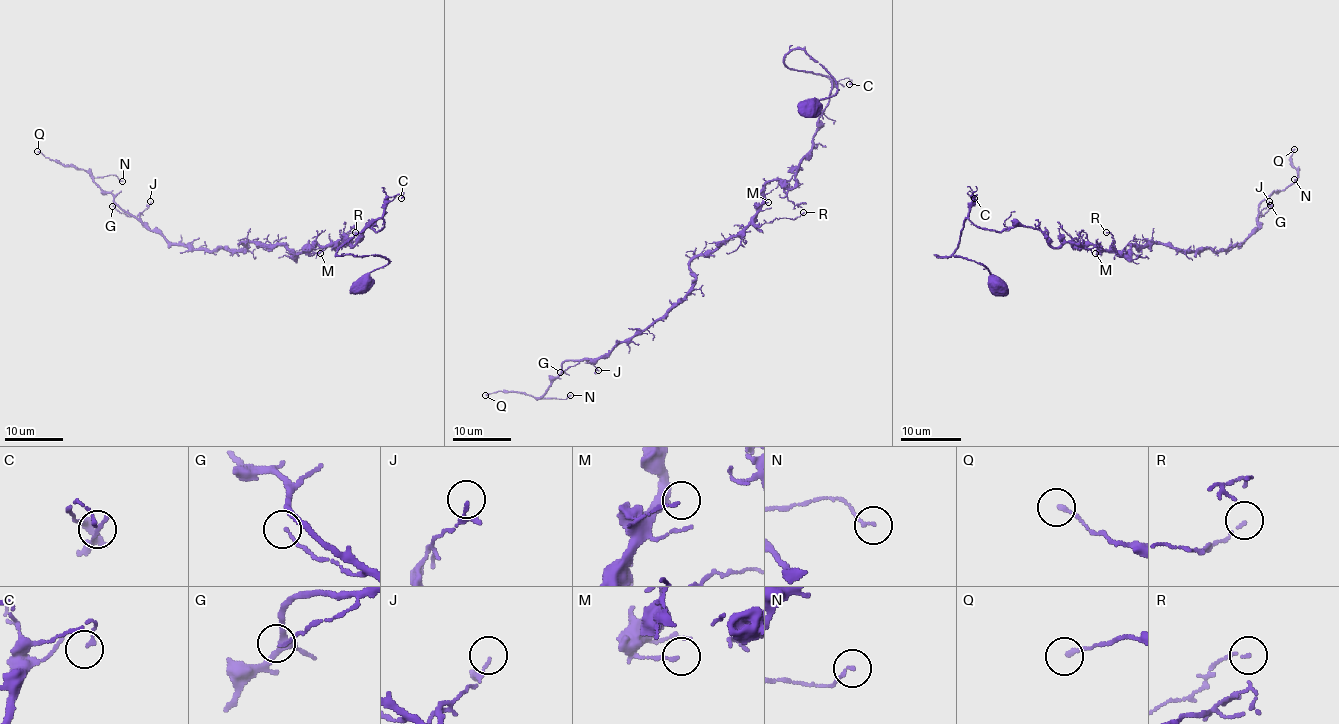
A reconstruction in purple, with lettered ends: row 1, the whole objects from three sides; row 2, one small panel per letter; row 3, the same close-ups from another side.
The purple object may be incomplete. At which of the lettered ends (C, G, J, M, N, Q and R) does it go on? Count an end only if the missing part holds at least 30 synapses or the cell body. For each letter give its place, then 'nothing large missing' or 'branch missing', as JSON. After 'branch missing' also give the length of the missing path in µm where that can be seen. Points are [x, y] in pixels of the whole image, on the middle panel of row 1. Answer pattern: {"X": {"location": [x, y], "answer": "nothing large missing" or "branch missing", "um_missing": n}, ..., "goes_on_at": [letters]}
{"C": {"location": [849, 84], "answer": "nothing large missing"}, "G": {"location": [560, 372], "answer": "nothing large missing"}, "J": {"location": [598, 370], "answer": "nothing large missing"}, "M": {"location": [768, 202], "answer": "nothing large missing"}, "N": {"location": [570, 395], "answer": "nothing large missing"}, "Q": {"location": [485, 395], "answer": "nothing large missing"}, "R": {"location": [803, 212], "answer": "nothing large missing"}, "goes_on_at": []}

